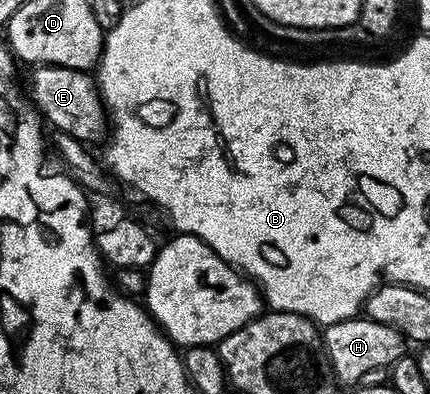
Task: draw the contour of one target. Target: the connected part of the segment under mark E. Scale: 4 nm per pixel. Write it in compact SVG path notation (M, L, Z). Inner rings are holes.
M42 64L31 69L32 92L30 99L37 112L45 121L53 125L55 131L70 134L75 140L103 141L110 132L110 117L100 99L100 89L88 72L79 72L73 68L63 68L53 64Z

